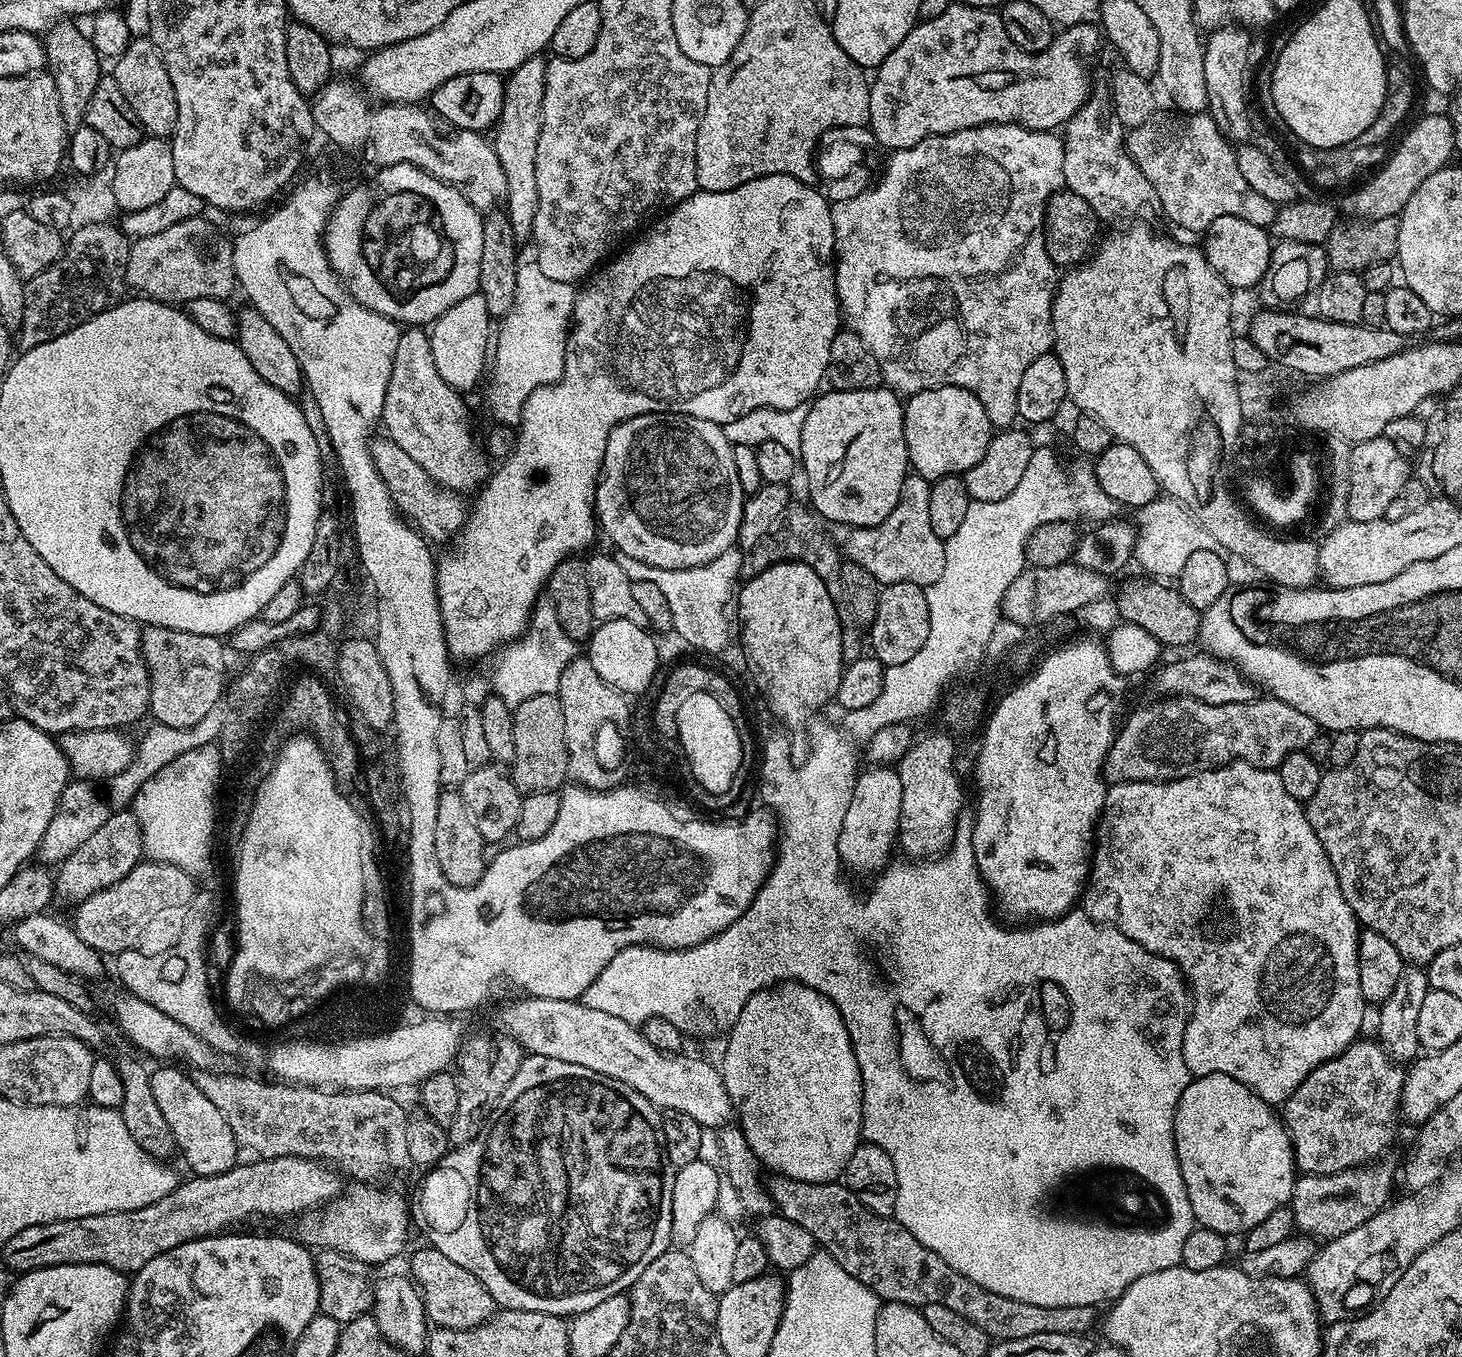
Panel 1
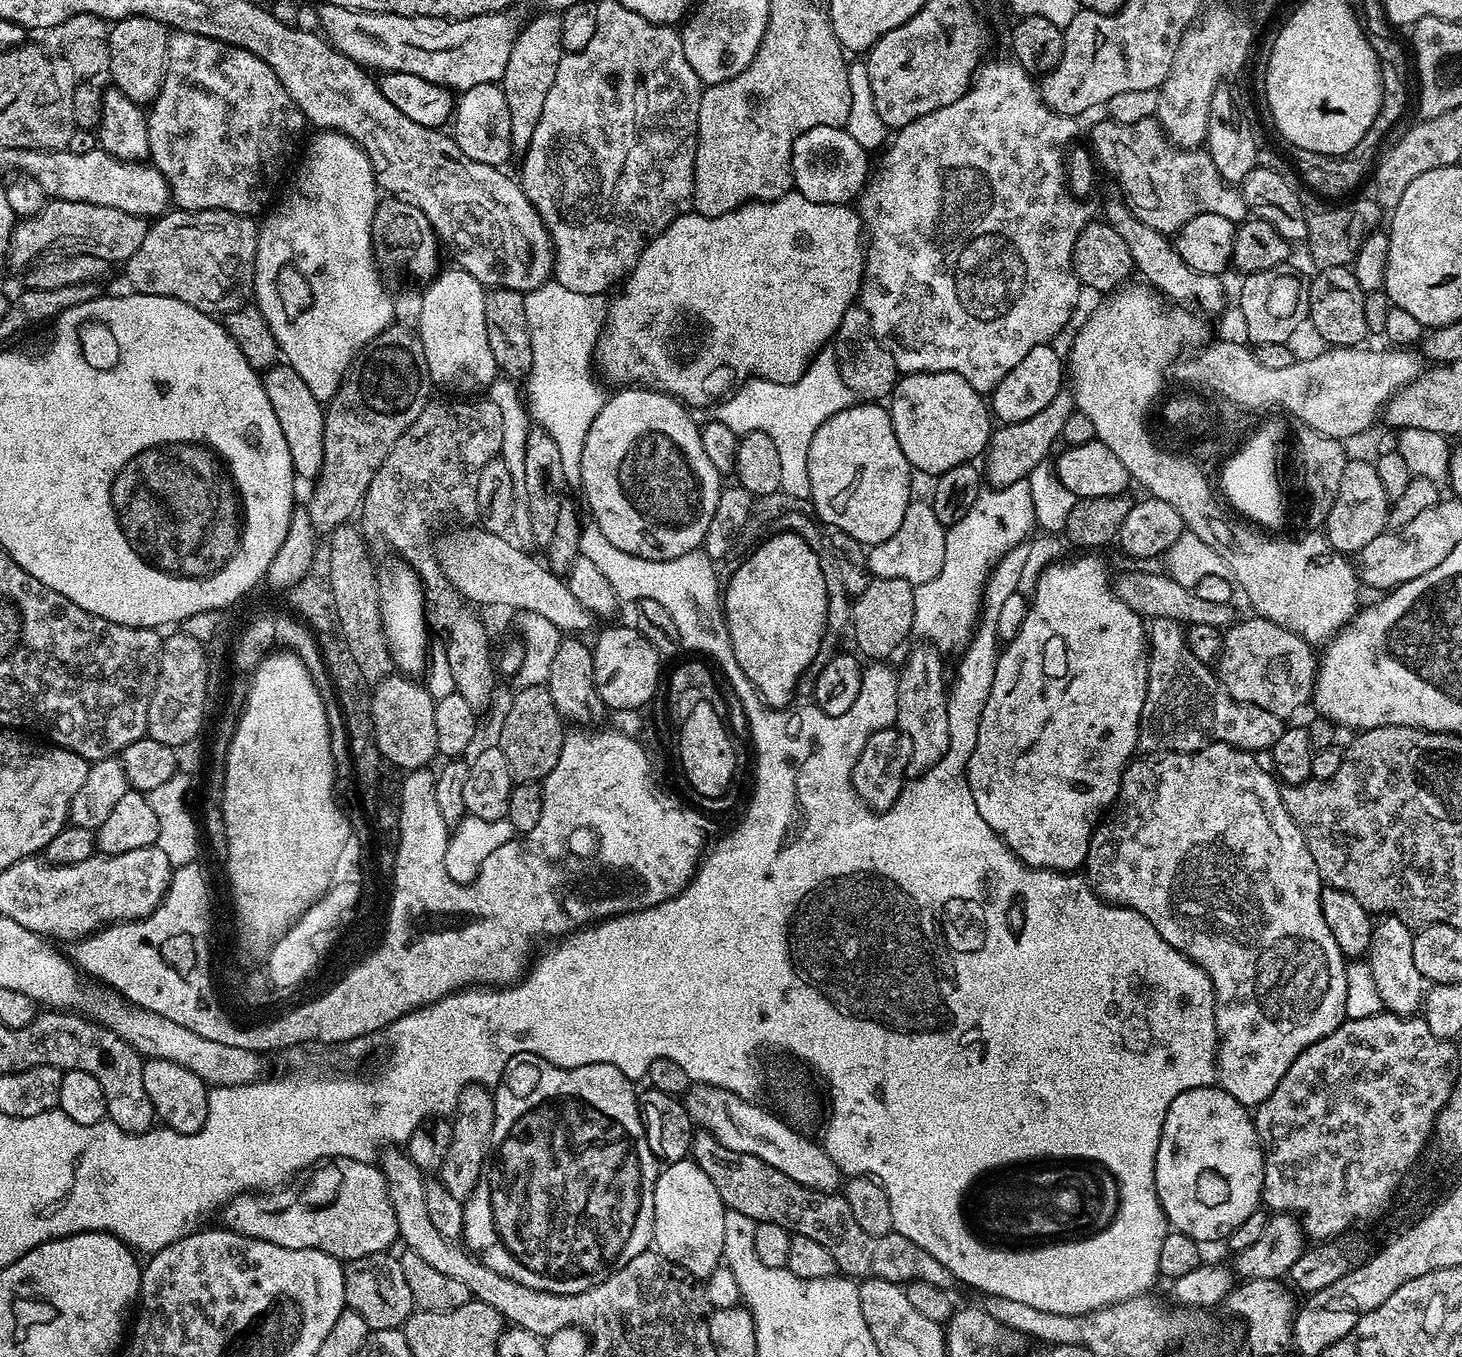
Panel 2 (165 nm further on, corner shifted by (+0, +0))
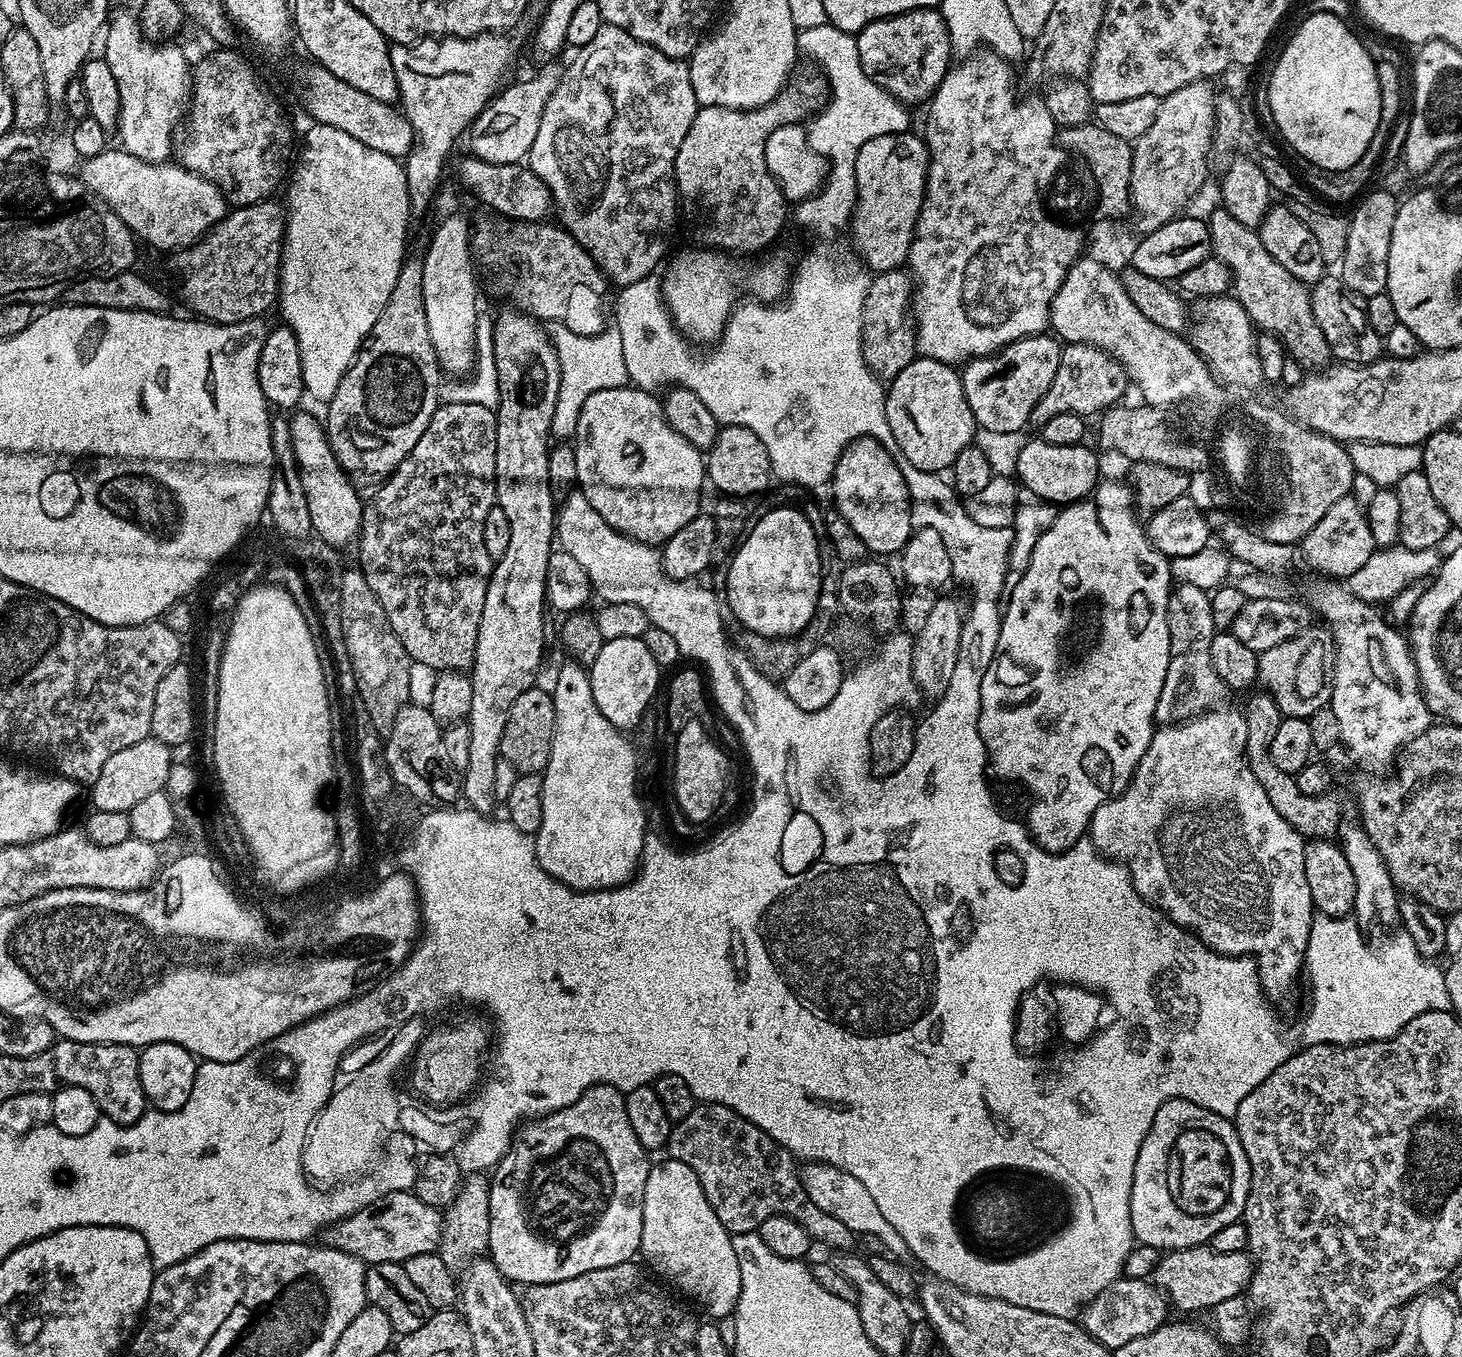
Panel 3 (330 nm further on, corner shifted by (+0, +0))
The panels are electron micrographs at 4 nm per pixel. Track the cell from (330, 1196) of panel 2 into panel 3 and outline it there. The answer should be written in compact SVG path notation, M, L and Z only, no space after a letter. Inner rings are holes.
M407 1190L388 1193L379 1206L364 1208L353 1216L325 1227L322 1234L327 1247L342 1250L371 1266L403 1264L406 1258L414 1258L414 1254L437 1251L442 1243L443 1231L441 1213L429 1204L422 1203L415 1191Z

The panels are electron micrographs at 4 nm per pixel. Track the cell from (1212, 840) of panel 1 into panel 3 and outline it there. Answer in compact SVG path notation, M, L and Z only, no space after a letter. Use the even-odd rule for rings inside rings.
M1217 706L1203 712L1192 720L1183 720L1180 724L1165 724L1157 727L1152 733L1152 741L1142 754L1142 758L1136 767L1136 773L1132 781L1126 786L1121 796L1113 800L1107 800L1102 806L1098 806L1096 813L1092 815L1090 825L1090 839L1093 846L1106 859L1115 864L1123 864L1124 869L1130 874L1134 890L1146 902L1150 902L1160 912L1165 912L1178 926L1188 929L1189 932L1203 940L1207 948L1213 948L1224 956L1250 956L1256 961L1256 972L1260 975L1260 984L1264 987L1264 994L1269 1001L1284 1000L1292 992L1296 979L1301 979L1304 968L1304 951L1308 948L1308 939L1312 929L1314 909L1310 898L1310 885L1306 883L1306 870L1304 869L1304 846L1305 837L1274 810L1270 798L1266 798L1266 790L1258 783L1258 778L1248 765L1248 759L1244 756L1246 750L1246 718L1243 711L1237 708L1224 708Z

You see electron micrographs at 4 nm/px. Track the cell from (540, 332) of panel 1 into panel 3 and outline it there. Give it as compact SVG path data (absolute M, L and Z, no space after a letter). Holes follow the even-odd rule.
M553 323L550 335L560 363L558 402L554 406L551 435L557 441L564 442L575 437L578 414L582 414L582 406L586 398L590 398L590 394L598 394L598 390L625 387L629 383L629 378L622 355L622 337L618 335L615 326L605 327L604 331L593 336L583 336L576 334L564 324Z

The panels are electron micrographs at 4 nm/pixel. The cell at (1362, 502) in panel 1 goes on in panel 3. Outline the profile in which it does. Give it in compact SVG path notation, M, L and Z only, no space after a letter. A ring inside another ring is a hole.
M1353 495L1343 496L1330 510L1314 530L1304 535L1304 539L1298 545L1298 552L1304 555L1304 560L1316 572L1321 572L1324 578L1350 577L1355 571L1365 565L1377 549L1374 542L1374 534L1370 534L1370 522L1365 505L1357 502Z

